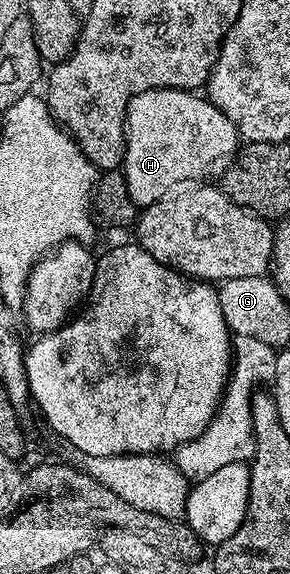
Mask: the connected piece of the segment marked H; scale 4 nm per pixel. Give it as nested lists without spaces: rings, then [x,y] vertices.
[[[150,89],[134,97],[127,108],[125,151],[121,166],[123,178],[135,206],[154,205],[164,200],[174,190],[171,189],[174,185],[191,181],[194,177],[203,177],[214,165],[222,166],[230,162],[240,148],[238,129],[206,96],[190,89]]]

